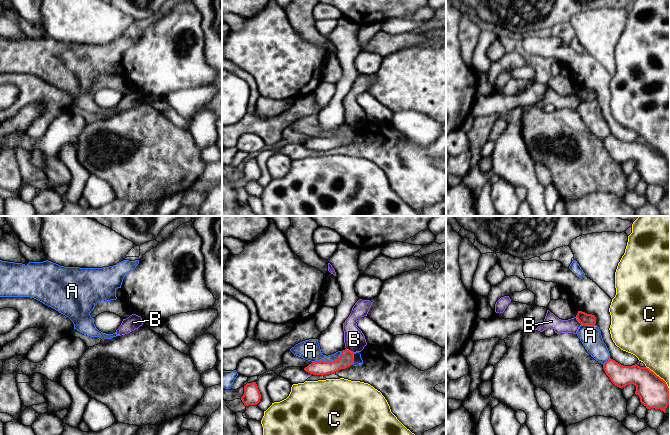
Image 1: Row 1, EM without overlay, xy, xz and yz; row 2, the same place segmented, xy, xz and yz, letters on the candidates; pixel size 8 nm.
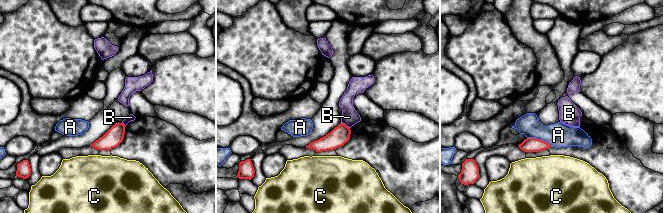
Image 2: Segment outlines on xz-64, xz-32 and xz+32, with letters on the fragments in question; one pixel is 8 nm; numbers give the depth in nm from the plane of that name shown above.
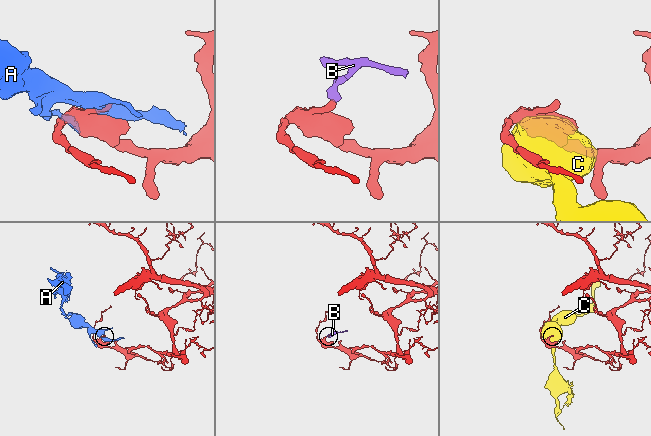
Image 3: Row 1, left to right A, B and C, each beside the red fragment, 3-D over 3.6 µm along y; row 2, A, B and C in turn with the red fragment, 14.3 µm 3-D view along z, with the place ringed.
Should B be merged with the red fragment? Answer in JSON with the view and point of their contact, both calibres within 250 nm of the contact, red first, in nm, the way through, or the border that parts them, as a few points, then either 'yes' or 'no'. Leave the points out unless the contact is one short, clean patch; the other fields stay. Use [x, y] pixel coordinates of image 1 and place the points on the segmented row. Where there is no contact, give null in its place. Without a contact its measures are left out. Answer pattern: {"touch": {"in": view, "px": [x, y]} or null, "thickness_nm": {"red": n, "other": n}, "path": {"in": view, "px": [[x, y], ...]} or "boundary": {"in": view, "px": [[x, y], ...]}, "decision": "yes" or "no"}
{"touch": {"in": "xz", "px": [350, 351]}, "thickness_nm": {"red": 120, "other": 170}, "boundary": {"in": "xz", "px": [[346, 348], [353, 353]]}, "decision": "no"}

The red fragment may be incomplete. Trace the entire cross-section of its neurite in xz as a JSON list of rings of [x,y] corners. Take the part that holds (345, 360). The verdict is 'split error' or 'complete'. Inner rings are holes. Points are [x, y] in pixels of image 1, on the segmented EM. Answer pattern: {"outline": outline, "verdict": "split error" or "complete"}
{"outline": [[[345,349],[341,351],[341,355],[337,360],[326,362],[326,361],[315,361],[309,364],[304,370],[313,375],[327,375],[335,373],[338,370],[345,369],[353,364],[353,352]]], "verdict": "complete"}

